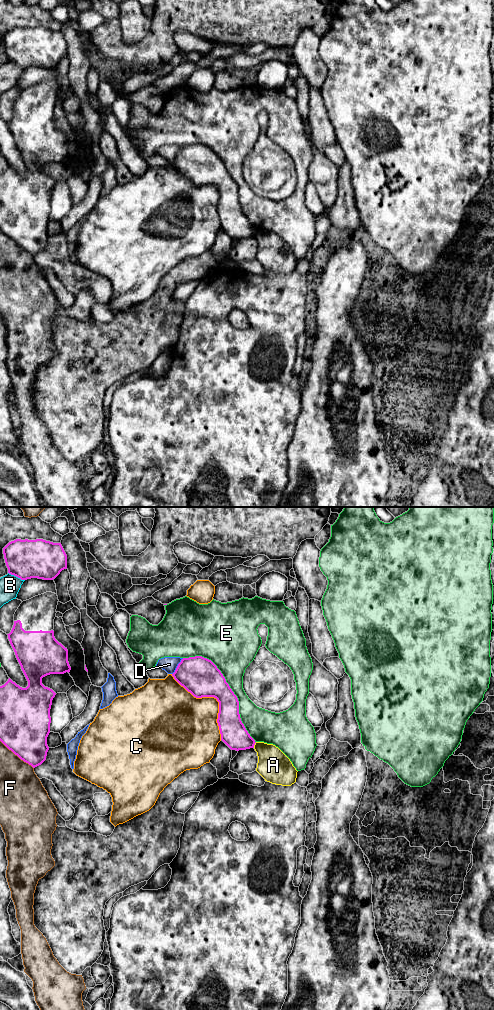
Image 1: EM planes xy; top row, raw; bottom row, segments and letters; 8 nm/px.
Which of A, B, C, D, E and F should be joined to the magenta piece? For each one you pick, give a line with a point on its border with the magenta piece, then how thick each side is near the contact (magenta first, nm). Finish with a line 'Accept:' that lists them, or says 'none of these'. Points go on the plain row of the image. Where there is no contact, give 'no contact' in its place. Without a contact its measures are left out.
Accept: none of these

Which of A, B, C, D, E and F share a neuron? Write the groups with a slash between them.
A / B / C / D / E / F

